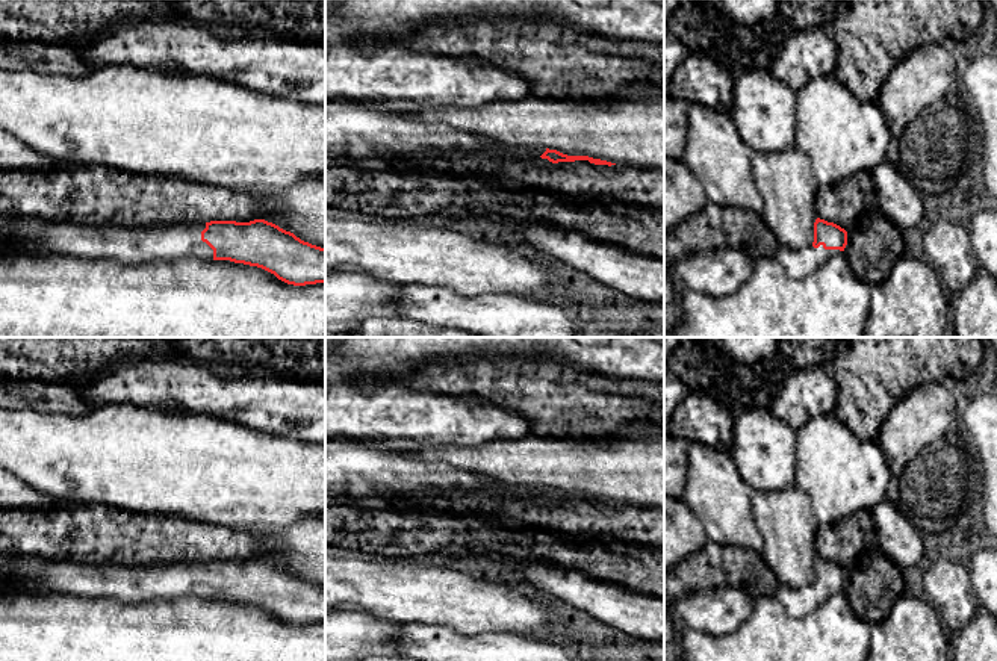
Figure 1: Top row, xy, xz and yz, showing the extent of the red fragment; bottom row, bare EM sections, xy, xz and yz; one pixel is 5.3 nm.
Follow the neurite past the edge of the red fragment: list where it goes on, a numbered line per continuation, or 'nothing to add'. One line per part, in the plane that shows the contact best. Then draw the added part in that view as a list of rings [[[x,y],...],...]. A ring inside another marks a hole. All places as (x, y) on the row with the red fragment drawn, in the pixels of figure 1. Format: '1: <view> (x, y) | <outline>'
1: xy (161, 242) | [[[0,219],[0,250],[29,256],[65,254],[124,263],[213,260],[201,241],[206,222],[153,227],[86,225],[74,221]]]

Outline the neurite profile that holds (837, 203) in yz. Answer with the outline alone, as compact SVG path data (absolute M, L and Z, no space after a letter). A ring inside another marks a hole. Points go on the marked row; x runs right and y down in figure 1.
M868 171L856 172L837 185L820 186L815 195L817 218L849 231L856 218L876 206L874 185Z

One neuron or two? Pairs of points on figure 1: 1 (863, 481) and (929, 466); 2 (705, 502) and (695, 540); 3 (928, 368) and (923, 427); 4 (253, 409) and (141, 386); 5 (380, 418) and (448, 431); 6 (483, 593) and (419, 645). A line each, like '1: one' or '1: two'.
1: two
2: two
3: two
4: one
5: one
6: two

